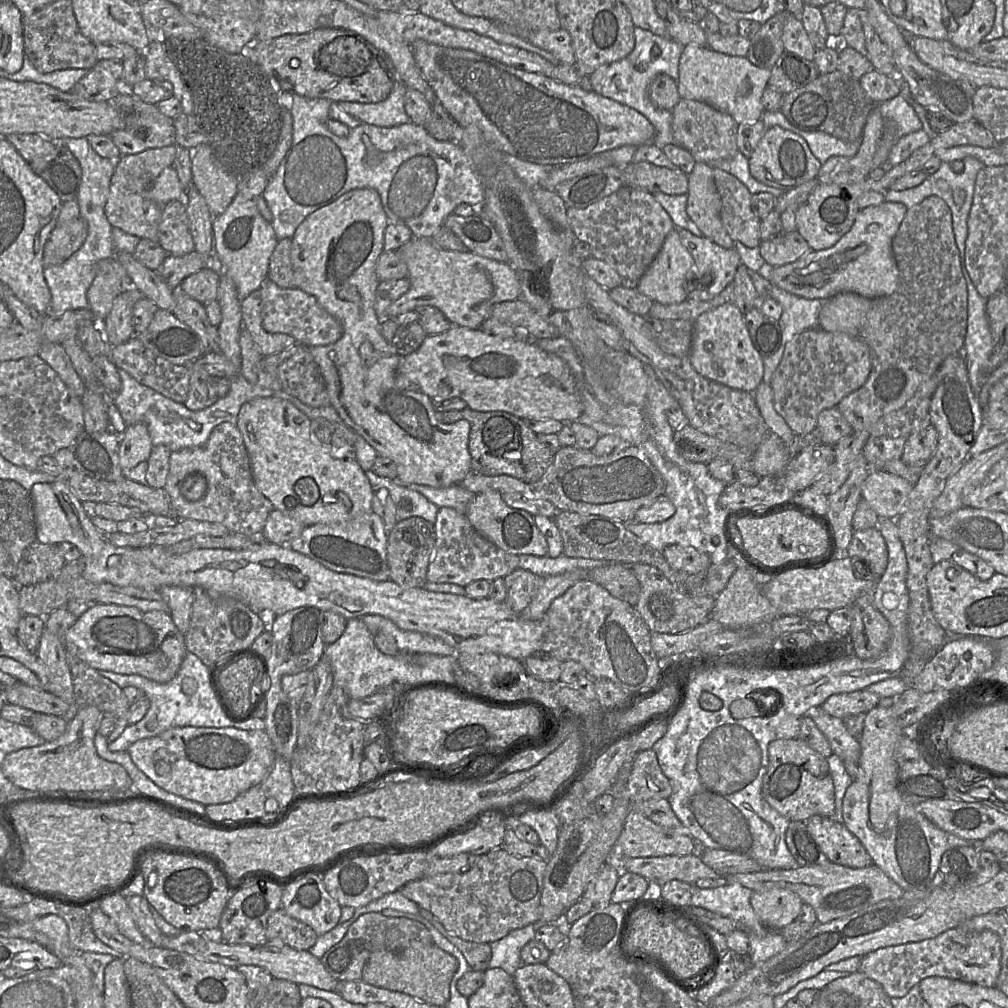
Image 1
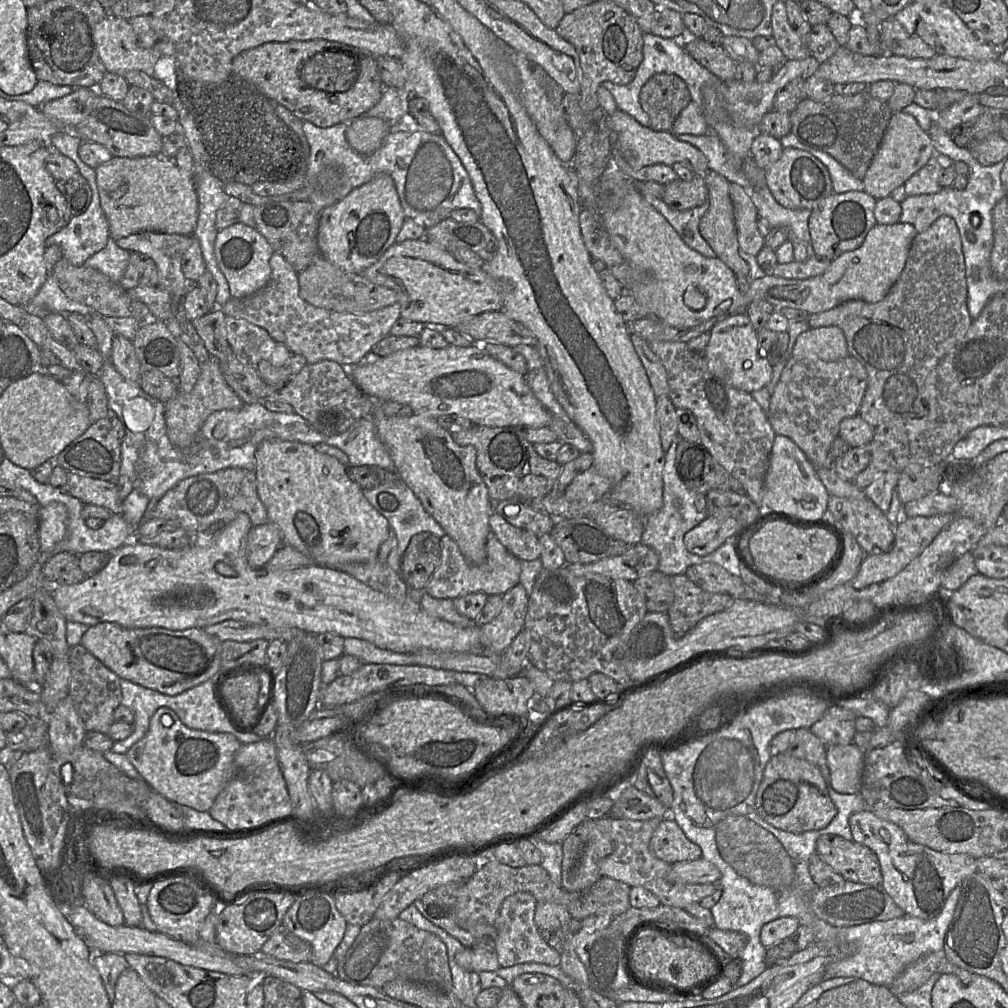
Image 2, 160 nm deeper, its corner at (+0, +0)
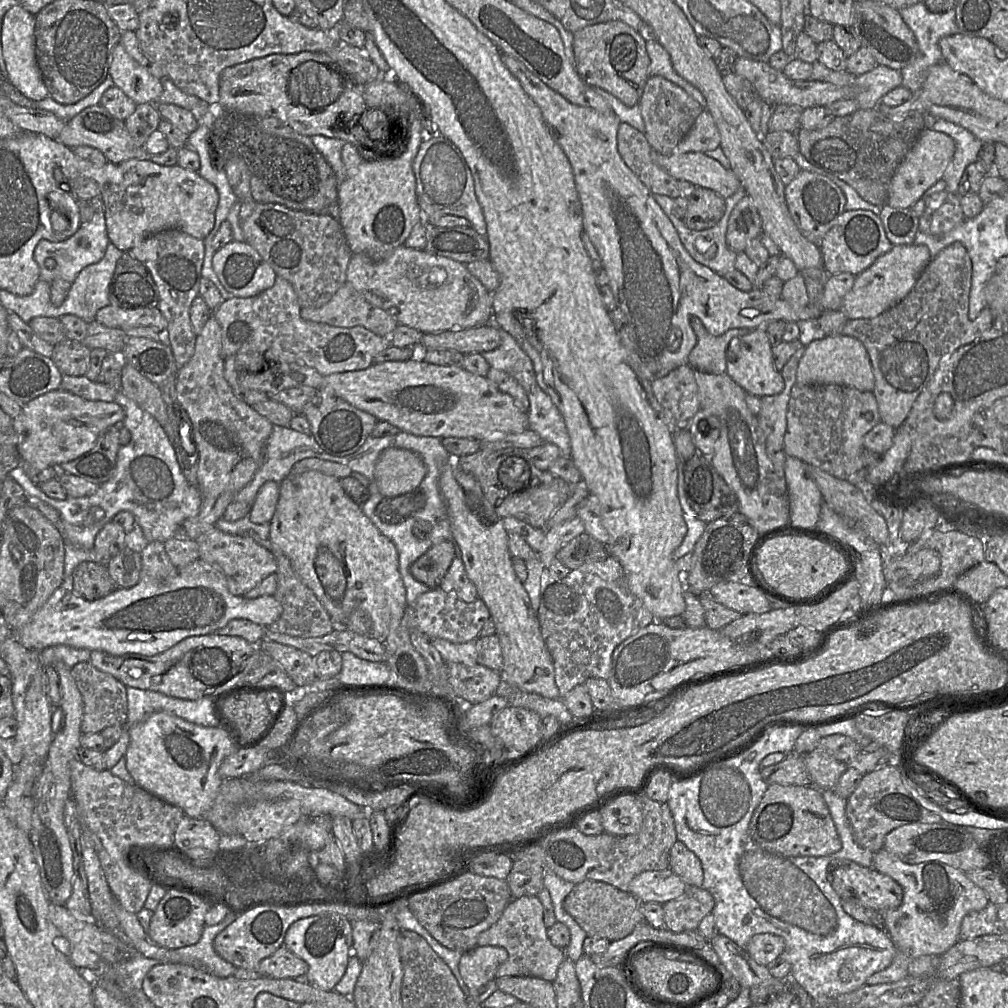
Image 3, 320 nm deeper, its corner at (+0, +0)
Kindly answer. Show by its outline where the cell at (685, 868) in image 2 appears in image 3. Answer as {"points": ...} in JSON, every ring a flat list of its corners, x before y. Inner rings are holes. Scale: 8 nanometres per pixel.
{"points":[[671,868,661,871,645,871,629,884,628,892,641,904,655,902,661,905,681,897,688,886]]}

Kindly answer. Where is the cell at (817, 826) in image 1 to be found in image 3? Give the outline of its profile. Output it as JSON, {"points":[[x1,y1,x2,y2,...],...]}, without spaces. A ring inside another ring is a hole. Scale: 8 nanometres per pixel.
{"points":[[840,861,828,868,828,880,841,900,857,903,877,912,901,905,902,887,873,867]]}

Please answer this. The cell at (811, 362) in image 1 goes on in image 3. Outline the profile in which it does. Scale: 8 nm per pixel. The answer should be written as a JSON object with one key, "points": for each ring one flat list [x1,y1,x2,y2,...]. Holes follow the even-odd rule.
{"points":[[796,383,787,409,785,453,838,478,853,480,865,469,864,436,879,423,878,404,872,392,837,384]]}

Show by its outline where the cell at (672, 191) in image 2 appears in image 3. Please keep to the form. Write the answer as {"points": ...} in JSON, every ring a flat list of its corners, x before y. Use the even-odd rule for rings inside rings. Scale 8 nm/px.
{"points":[[696,187,687,197,683,222,687,228,702,231,715,226,723,217,725,200,713,190]]}

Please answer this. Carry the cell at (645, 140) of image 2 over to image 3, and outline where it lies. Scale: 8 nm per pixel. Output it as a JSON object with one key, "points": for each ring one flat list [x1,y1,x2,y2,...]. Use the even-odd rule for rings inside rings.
{"points":[[701,152,655,154,655,162,678,181,688,181,696,187,713,190,724,199,740,189,744,191,731,169]]}

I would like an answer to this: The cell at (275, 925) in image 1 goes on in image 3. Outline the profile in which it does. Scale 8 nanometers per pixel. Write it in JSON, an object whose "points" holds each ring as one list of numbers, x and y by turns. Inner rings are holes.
{"points":[[284,944,271,956,264,958,256,971,263,977,290,978,300,982,308,982,305,978,308,972,307,963,290,952]]}

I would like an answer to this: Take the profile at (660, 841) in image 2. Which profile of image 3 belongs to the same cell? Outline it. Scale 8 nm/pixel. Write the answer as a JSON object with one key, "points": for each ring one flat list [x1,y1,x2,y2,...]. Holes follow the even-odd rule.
{"points":[[679,840,670,850,670,868,688,887,702,887,702,863,696,854]]}

